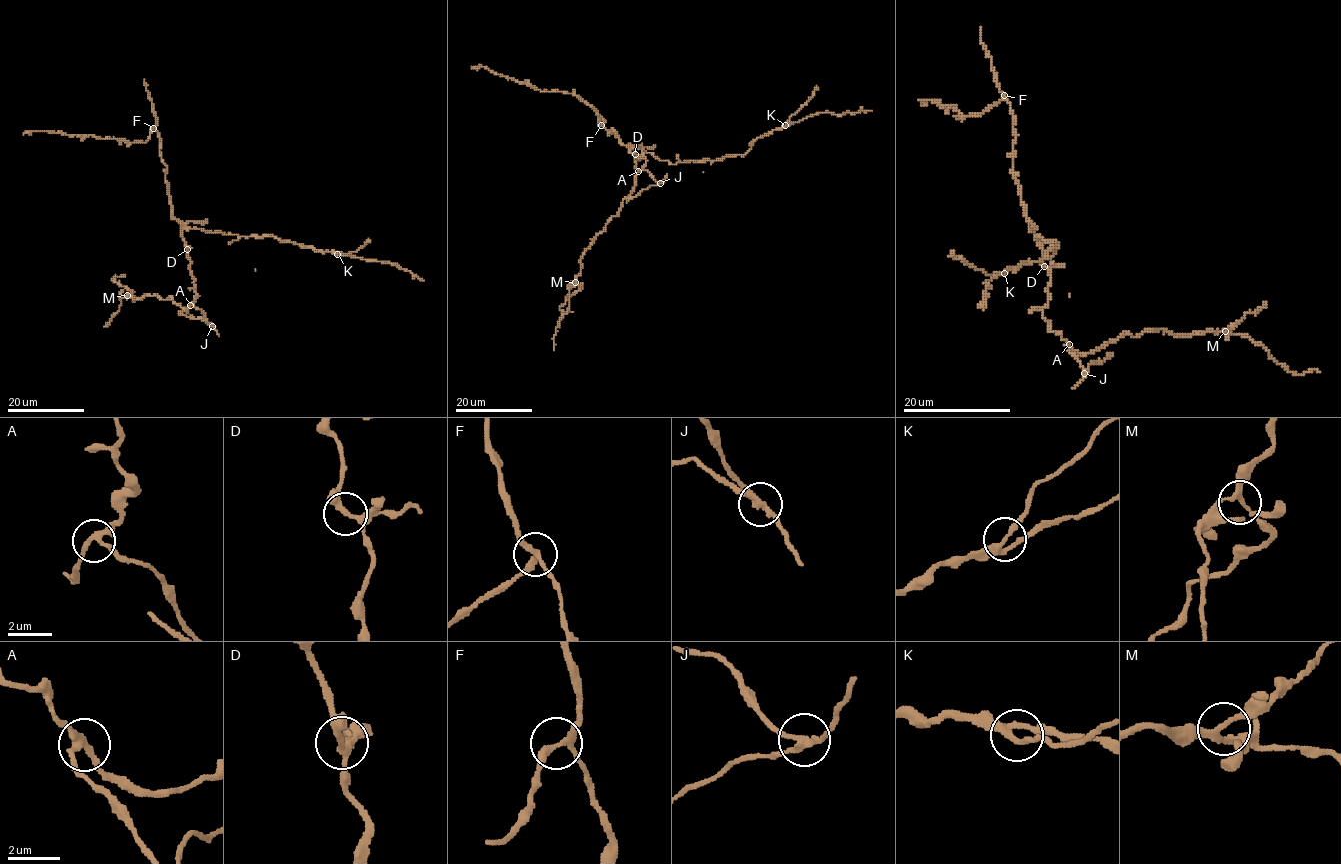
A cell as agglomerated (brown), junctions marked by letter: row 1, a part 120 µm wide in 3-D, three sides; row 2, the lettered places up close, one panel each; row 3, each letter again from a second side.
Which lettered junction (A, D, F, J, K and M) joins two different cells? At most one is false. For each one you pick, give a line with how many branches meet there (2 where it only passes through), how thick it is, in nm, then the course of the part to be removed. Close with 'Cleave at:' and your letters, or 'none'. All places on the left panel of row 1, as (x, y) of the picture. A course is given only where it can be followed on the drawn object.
J: 3 branches meet; 240 nm thick; foreign part runs (212, 326), (200, 318), (188, 317), (178, 311)
Cleave at: J

